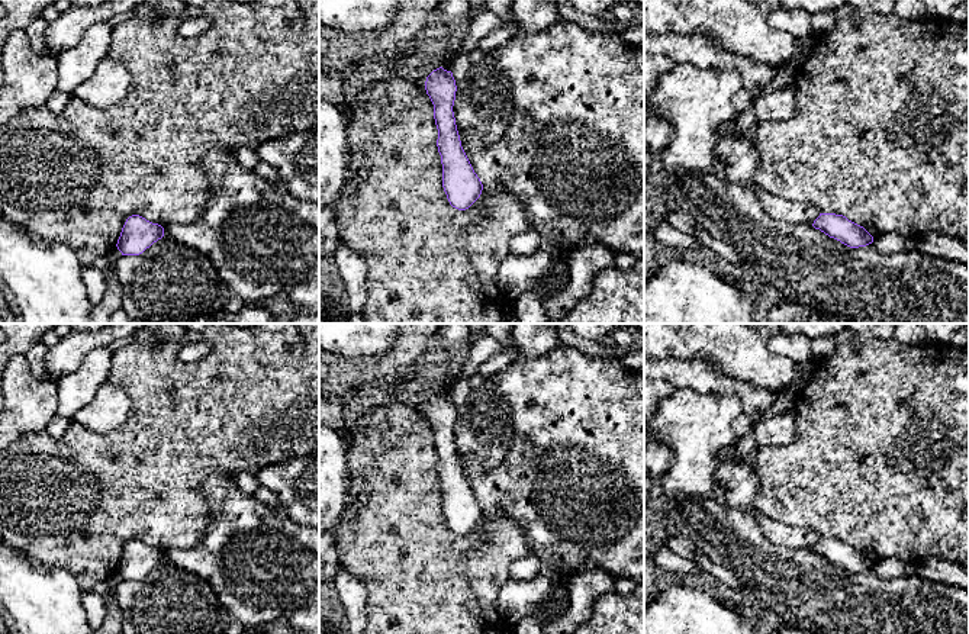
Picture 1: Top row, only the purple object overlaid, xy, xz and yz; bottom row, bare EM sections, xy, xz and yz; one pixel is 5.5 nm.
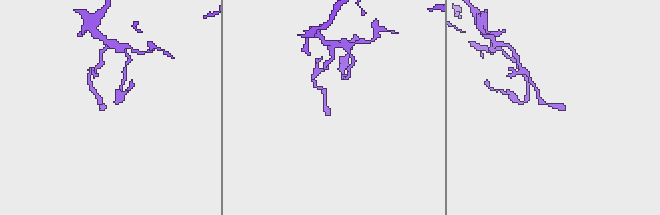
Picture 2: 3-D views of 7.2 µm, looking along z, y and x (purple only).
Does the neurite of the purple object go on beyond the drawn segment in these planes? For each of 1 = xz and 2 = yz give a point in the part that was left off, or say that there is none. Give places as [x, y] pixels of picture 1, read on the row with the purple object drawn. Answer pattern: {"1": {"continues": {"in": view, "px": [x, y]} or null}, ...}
{"1": {"continues": null}, "2": {"continues": null}}

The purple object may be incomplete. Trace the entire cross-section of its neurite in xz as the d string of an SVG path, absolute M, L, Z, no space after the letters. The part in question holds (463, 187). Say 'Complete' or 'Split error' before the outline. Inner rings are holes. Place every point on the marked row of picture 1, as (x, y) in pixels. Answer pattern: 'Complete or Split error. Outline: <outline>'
Complete. Outline: M442 67L434 70L426 77L425 90L434 104L444 192L453 207L466 210L480 197L483 184L461 147L453 112L457 91L453 73Z

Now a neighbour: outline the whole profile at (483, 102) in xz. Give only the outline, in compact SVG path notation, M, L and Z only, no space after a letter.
M480 48L455 52L451 73L457 86L453 112L458 135L474 129L487 145L498 145L506 138L514 112L509 77L493 52Z

